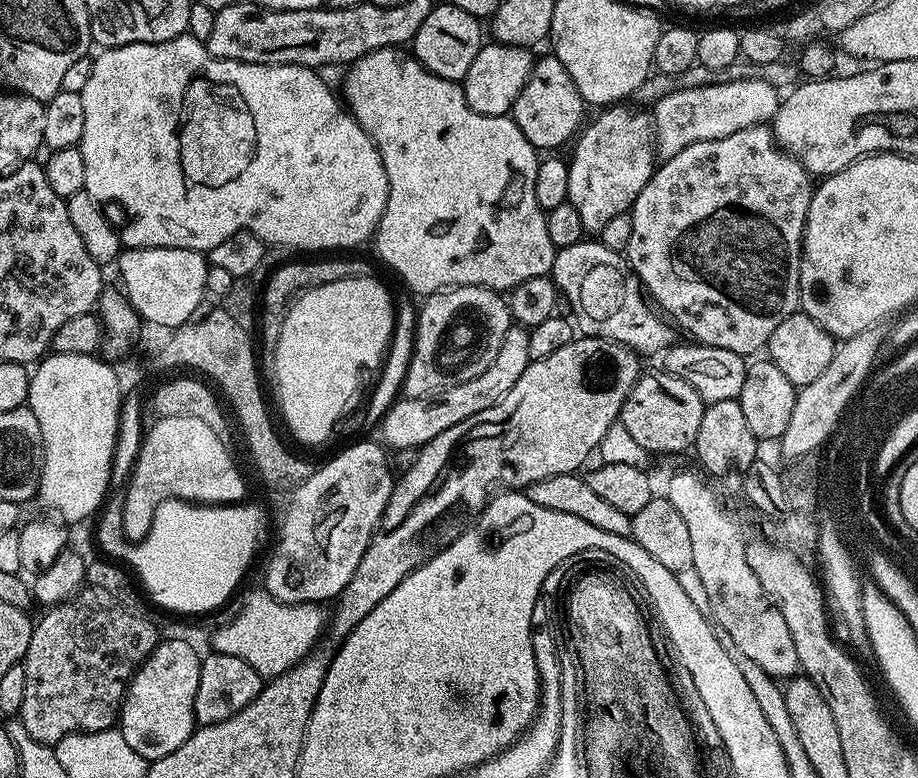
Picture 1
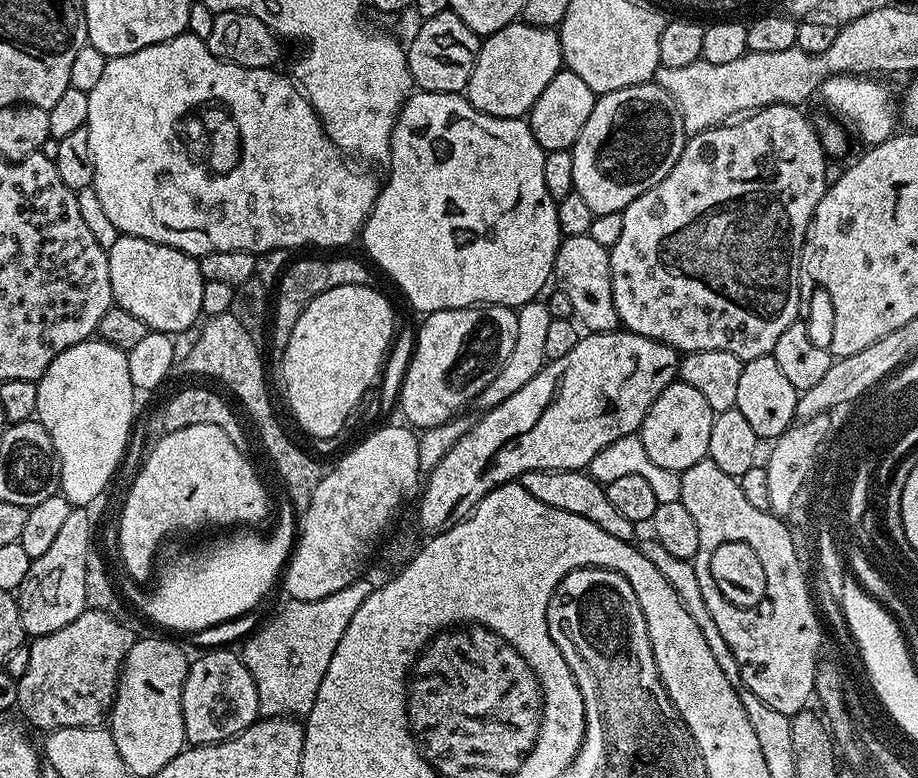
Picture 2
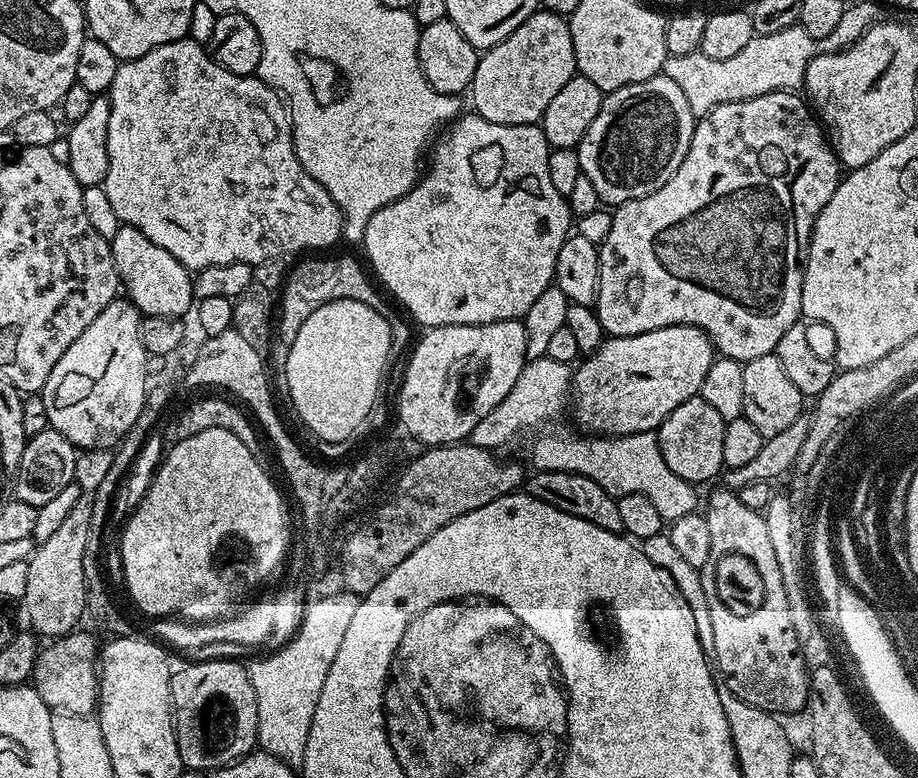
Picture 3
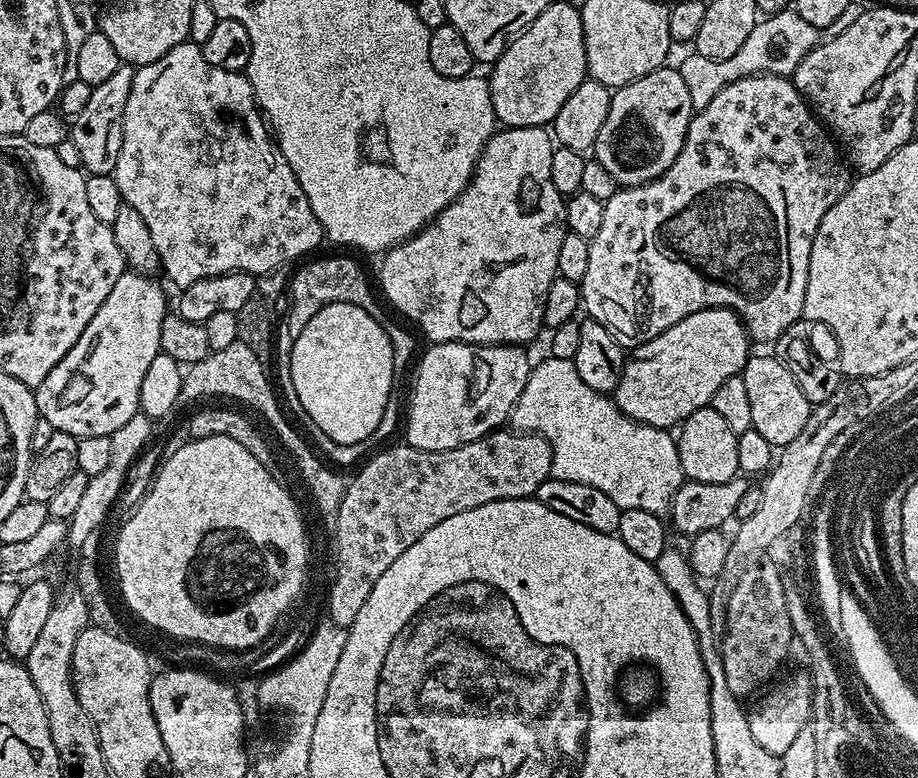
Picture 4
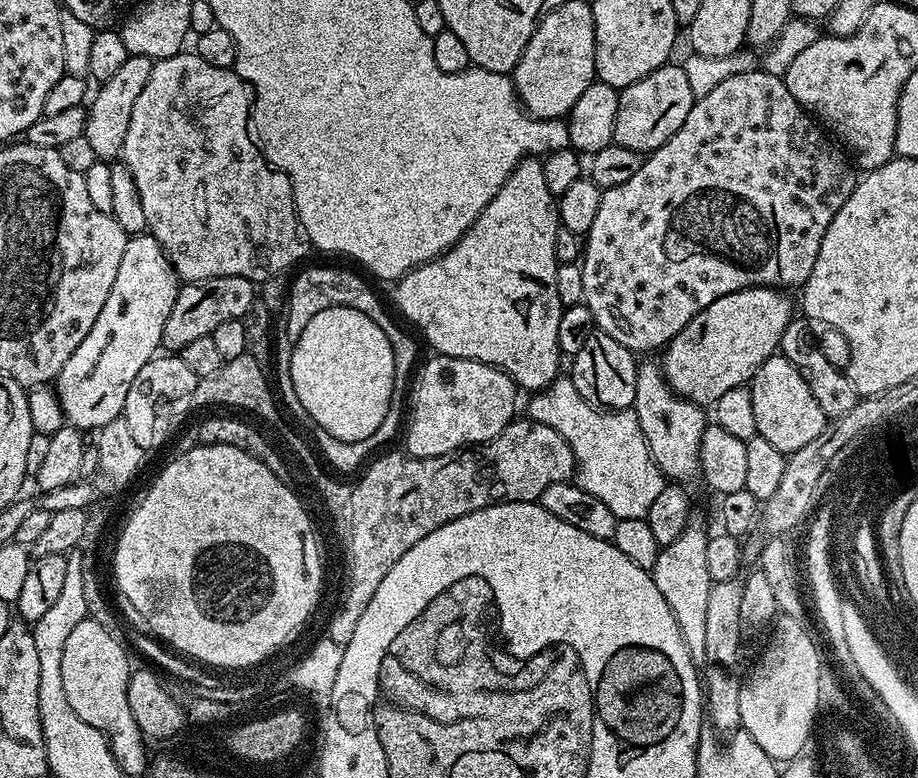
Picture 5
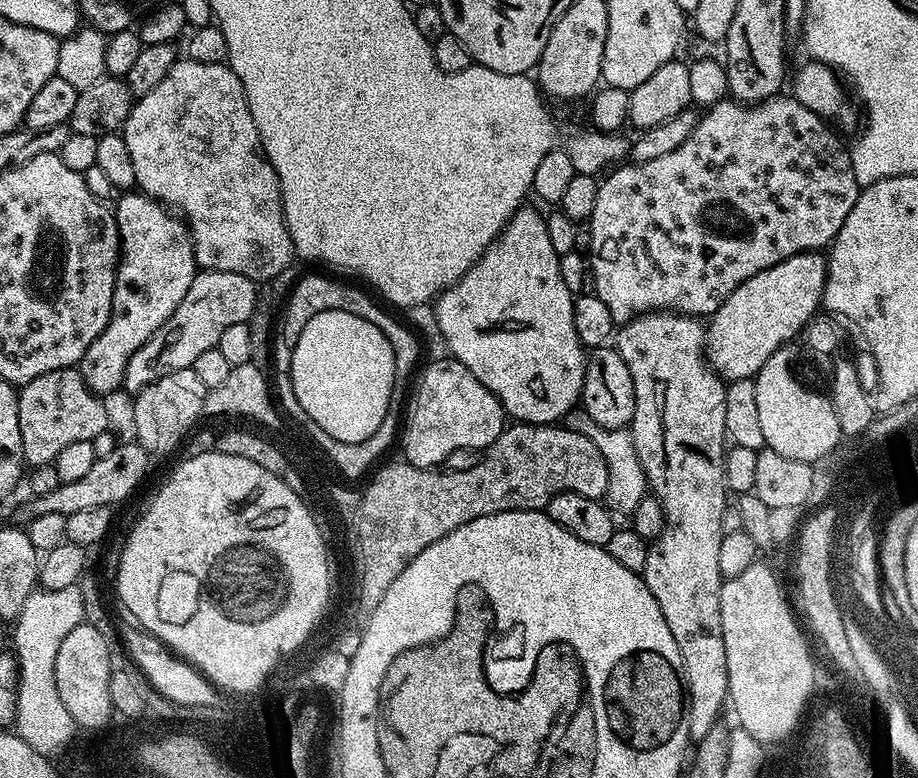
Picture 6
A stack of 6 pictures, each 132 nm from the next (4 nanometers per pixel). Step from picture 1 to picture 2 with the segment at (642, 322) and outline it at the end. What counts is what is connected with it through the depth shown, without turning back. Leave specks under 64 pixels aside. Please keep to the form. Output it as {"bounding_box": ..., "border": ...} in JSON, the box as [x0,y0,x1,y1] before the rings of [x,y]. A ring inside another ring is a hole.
{"bounding_box":[554,236,620,332],"border":[[[564,236],[560,241],[560,248],[556,251],[554,276],[557,281],[560,279],[559,291],[564,292],[566,298],[570,298],[575,319],[588,332],[614,332],[620,324],[614,310],[608,254],[609,249],[598,246],[598,242],[594,242],[594,238],[589,236]]]}

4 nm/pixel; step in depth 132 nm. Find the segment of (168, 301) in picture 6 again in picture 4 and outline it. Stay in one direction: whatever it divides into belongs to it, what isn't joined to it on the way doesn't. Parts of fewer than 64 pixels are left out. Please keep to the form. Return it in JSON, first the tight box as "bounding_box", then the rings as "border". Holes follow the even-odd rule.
{"bounding_box":[34,270,169,438],"border":[[[125,270],[70,354],[34,389],[39,419],[50,422],[55,431],[77,438],[111,437],[118,426],[130,422],[140,412],[142,378],[160,352],[162,322],[169,312],[156,278]]]}

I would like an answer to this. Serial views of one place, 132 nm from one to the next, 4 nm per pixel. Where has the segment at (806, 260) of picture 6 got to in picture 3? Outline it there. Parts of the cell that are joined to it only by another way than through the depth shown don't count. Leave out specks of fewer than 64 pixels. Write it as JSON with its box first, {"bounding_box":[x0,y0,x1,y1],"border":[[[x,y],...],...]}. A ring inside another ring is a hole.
{"bounding_box":[570,326,713,437],"border":[[[666,326],[646,334],[608,336],[598,350],[587,353],[575,365],[570,392],[576,395],[576,420],[584,424],[583,431],[588,434],[614,437],[655,432],[670,410],[675,410],[677,406],[682,406],[682,402],[700,394],[702,378],[706,378],[706,370],[710,370],[713,359],[712,342],[700,328]]]}

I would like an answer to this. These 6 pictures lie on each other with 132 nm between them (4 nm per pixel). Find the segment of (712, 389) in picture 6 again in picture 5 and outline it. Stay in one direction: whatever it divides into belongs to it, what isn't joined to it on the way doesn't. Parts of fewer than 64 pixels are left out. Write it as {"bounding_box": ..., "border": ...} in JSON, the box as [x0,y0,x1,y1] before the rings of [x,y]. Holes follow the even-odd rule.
{"bounding_box":[634,363,712,662],"border":[[[641,363],[636,370],[636,402],[634,411],[642,426],[652,460],[672,482],[688,482],[701,475],[700,449],[704,447],[705,409],[693,400],[676,395],[659,363]],[[689,526],[674,542],[663,545],[658,554],[658,562],[650,569],[654,582],[658,590],[662,590],[662,598],[666,598],[666,606],[674,614],[678,626],[682,630],[682,638],[690,650],[693,660],[700,662],[704,660],[706,650],[706,606],[710,606],[710,590],[712,589],[712,579],[710,578],[709,563],[706,562],[706,552],[708,546],[709,533],[703,532],[696,526]]]}

